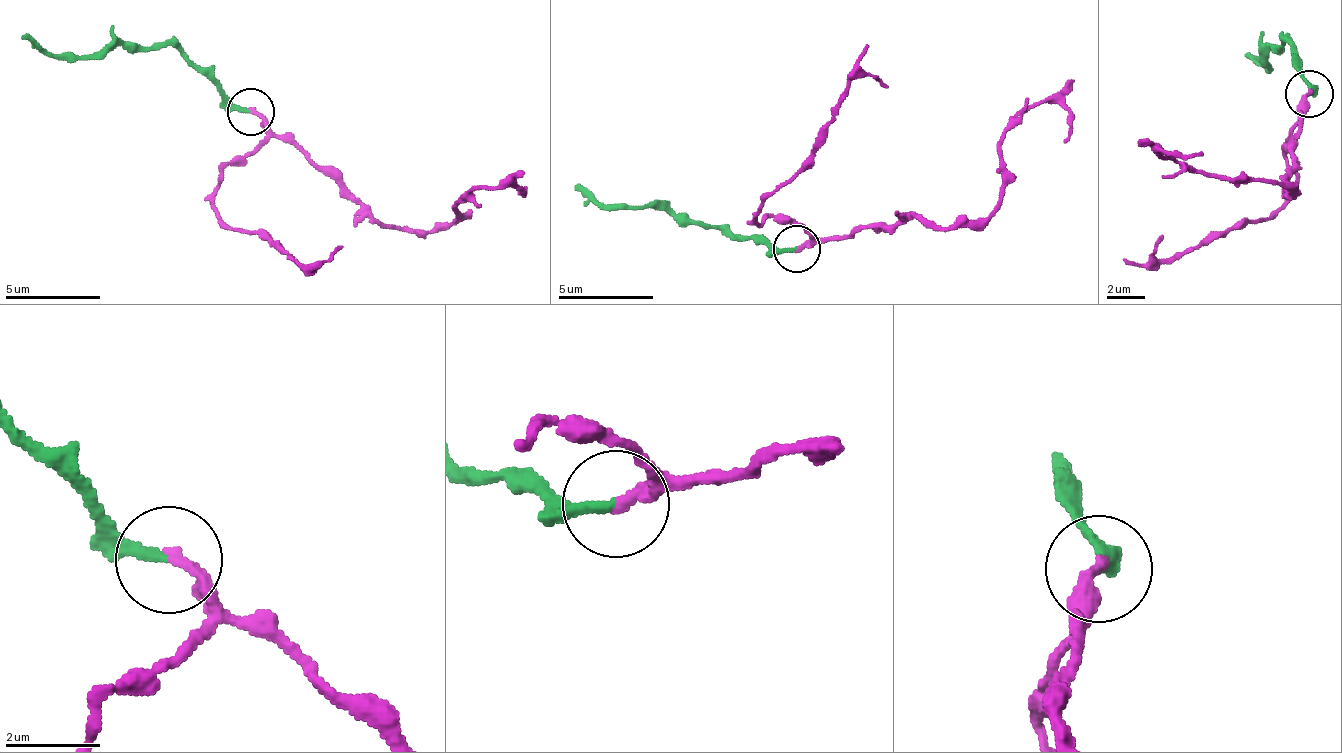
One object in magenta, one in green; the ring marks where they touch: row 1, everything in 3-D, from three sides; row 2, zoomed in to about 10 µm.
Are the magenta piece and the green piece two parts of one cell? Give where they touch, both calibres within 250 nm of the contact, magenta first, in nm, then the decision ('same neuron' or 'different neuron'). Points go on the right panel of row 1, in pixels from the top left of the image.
(1309, 94) | 240/220 nm | same neuron

